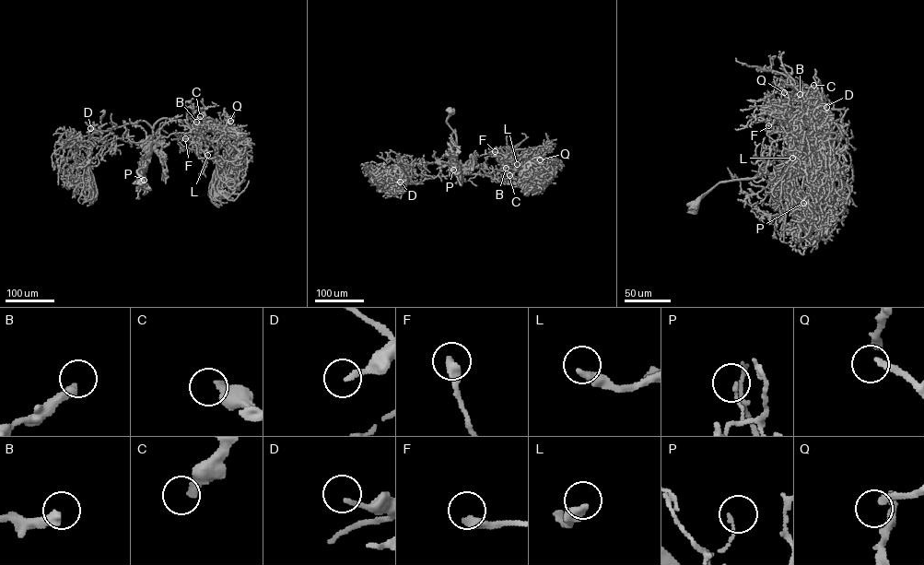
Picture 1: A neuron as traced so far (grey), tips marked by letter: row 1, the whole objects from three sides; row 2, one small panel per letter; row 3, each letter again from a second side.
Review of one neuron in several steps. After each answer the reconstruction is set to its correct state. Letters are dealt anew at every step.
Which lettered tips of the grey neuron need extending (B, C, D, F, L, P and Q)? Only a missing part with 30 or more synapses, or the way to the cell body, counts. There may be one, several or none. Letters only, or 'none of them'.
C, L, Q

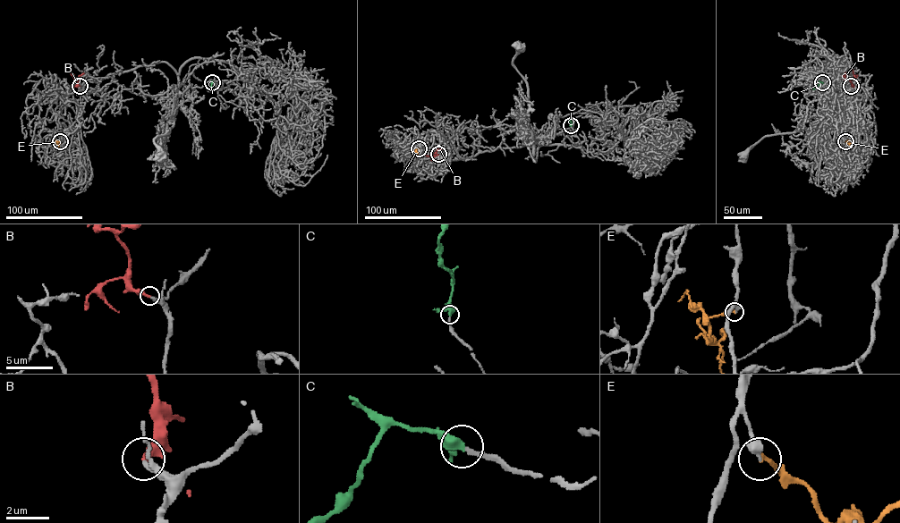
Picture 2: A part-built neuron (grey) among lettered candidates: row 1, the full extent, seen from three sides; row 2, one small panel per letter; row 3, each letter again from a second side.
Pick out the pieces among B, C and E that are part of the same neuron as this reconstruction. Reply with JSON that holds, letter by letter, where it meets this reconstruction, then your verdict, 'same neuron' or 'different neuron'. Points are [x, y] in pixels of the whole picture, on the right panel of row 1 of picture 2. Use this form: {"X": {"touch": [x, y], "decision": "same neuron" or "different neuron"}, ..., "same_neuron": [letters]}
{"B": {"touch": [851, 86], "decision": "same neuron"}, "C": {"touch": [822, 82], "decision": "same neuron"}, "E": {"touch": [845, 141], "decision": "different neuron"}, "same_neuron": ["B", "C"]}

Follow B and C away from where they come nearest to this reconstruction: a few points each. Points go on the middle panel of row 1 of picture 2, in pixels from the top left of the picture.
B: (438, 154), (435, 152), (433, 157), (425, 155)
C: (571, 126), (571, 115)

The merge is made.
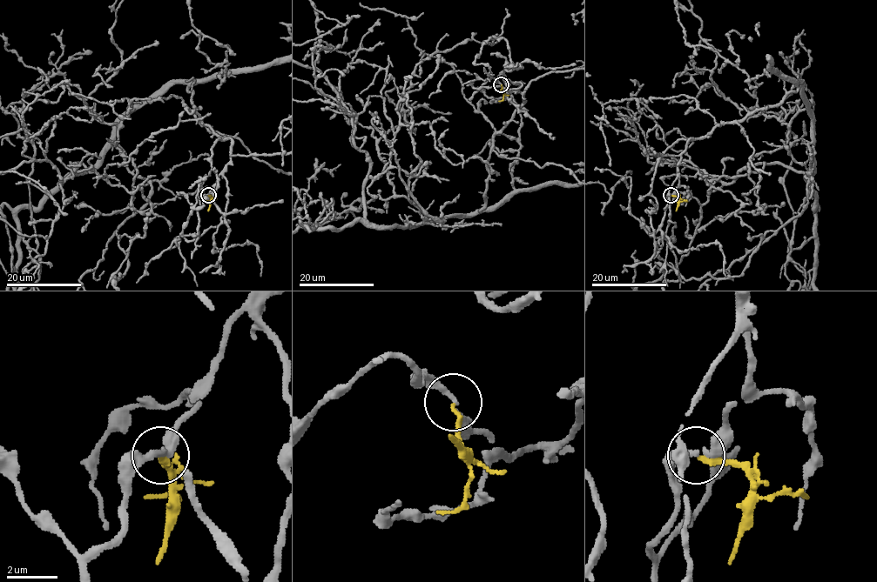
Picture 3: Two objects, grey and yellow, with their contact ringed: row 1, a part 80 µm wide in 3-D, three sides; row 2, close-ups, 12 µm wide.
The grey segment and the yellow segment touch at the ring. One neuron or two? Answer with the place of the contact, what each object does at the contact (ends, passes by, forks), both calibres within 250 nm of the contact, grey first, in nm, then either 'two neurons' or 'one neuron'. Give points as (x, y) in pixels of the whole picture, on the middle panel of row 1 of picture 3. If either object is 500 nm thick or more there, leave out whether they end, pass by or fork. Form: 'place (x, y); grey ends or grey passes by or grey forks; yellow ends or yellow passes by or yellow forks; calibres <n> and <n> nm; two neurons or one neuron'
place (501, 84); grey passes by; yellow ends; calibres 200 and 180 nm; two neurons

